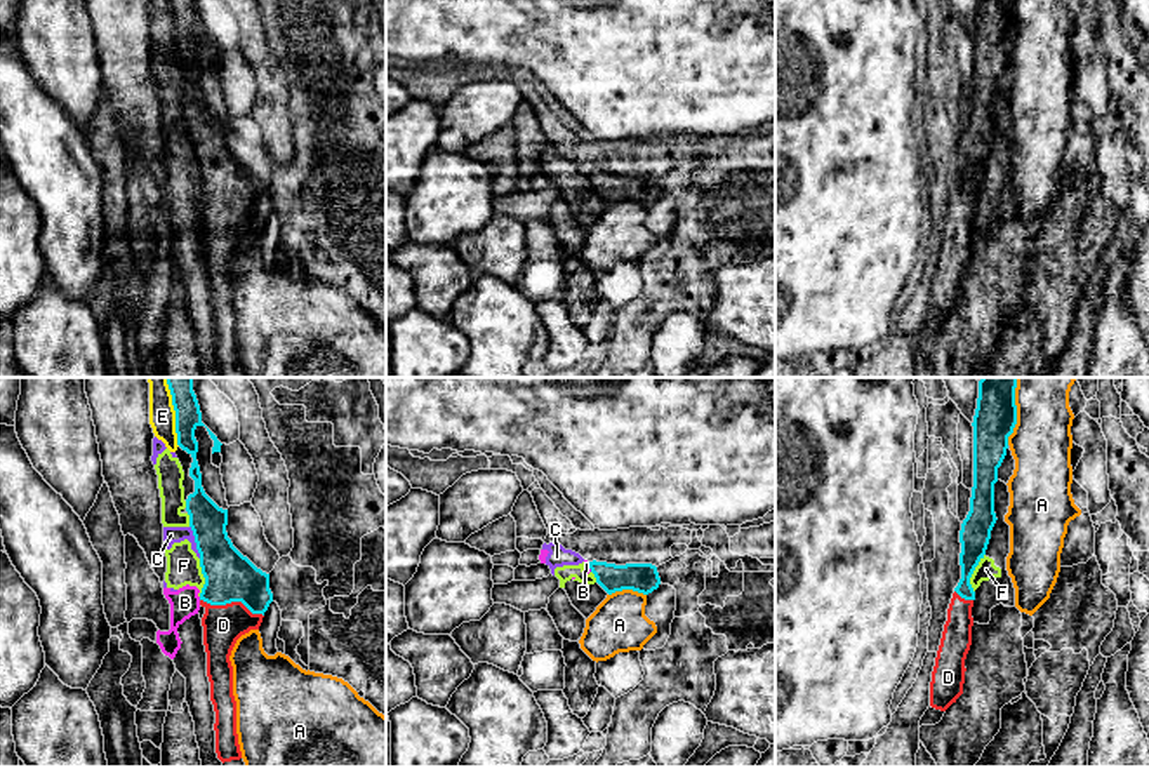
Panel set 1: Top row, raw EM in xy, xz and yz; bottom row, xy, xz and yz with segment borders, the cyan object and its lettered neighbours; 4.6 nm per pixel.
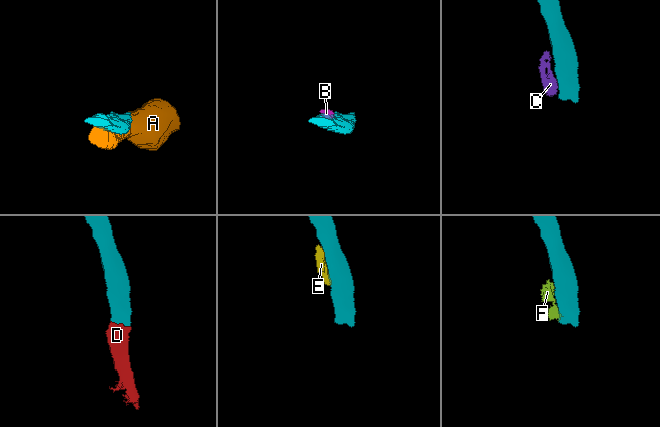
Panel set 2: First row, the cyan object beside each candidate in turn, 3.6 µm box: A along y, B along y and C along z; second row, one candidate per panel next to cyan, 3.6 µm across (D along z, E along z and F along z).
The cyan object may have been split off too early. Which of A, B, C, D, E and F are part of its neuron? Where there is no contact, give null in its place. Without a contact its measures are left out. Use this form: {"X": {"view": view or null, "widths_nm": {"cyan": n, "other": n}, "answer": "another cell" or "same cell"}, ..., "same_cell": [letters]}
{"A": {"view": "yz", "widths_nm": {"cyan": 190, "other": 280}, "answer": "another cell"}, "B": {"view": "xz", "widths_nm": {"cyan": 140, "other": 30}, "answer": "another cell"}, "C": {"view": "xy", "widths_nm": {"cyan": 240, "other": 80}, "answer": "another cell"}, "D": {"view": "xy", "widths_nm": {"cyan": 240, "other": 190}, "answer": "same cell"}, "E": {"view": "xy", "widths_nm": {"cyan": 120, "other": 130}, "answer": "another cell"}, "F": {"view": "yz", "widths_nm": {"cyan": 140, "other": 90}, "answer": "another cell"}, "same_cell": ["D"]}

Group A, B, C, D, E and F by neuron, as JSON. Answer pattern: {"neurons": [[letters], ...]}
{"neurons": [["A"], ["B", "C", "E", "F"], ["D"]]}

